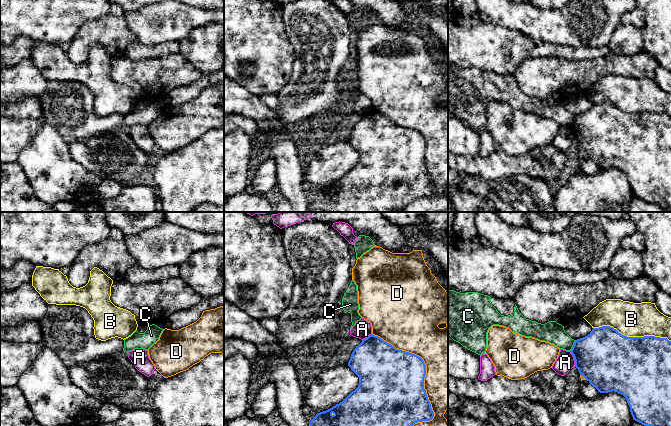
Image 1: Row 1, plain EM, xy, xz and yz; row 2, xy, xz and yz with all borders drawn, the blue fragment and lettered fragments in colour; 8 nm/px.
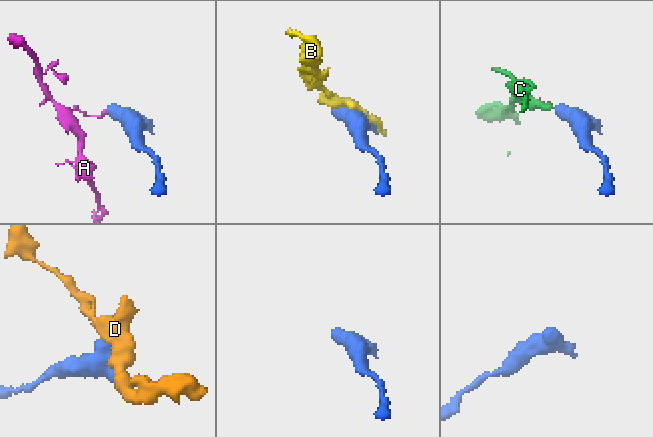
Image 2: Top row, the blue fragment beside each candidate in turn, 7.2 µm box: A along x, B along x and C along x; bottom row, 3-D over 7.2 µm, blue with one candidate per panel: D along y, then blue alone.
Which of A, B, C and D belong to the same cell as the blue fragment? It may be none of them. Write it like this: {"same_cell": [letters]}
{"same_cell": []}

